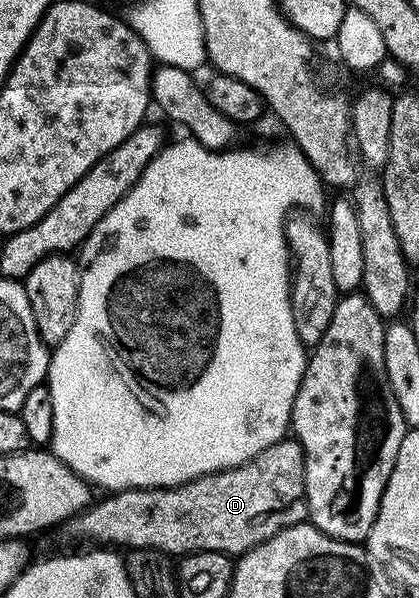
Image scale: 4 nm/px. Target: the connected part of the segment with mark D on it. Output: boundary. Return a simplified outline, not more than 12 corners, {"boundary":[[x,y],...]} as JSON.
{"boundary":[[287,436],[183,486],[120,490],[63,522],[98,548],[241,556],[303,517]]}

